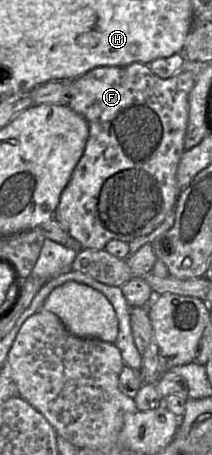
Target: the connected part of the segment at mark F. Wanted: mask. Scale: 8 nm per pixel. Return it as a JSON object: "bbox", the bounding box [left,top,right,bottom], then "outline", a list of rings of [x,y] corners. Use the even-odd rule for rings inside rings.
{"bbox":[54,63,196,250],"outline":[[[131,63],[127,66],[99,66],[82,76],[73,79],[70,84],[70,100],[68,107],[82,115],[89,127],[89,136],[82,157],[72,172],[72,176],[61,193],[54,219],[84,249],[102,250],[110,240],[131,242],[139,237],[150,234],[166,218],[175,205],[180,193],[176,180],[178,164],[184,153],[184,138],[189,117],[189,93],[195,85],[196,74],[193,71],[179,71],[169,78],[160,78],[152,72],[148,64]]]}

